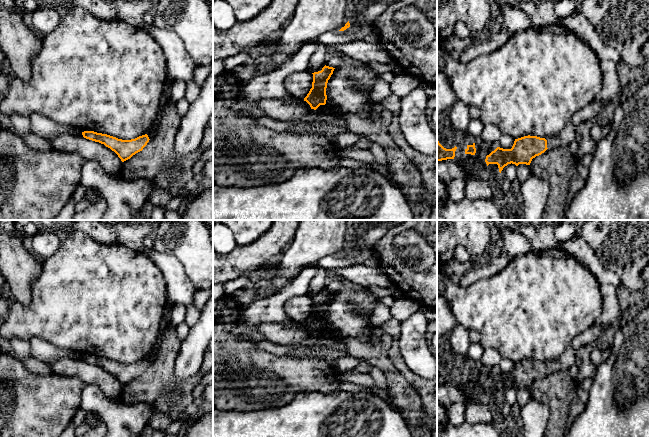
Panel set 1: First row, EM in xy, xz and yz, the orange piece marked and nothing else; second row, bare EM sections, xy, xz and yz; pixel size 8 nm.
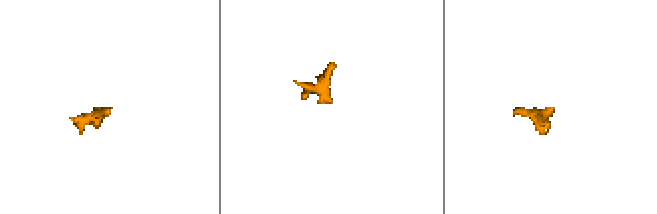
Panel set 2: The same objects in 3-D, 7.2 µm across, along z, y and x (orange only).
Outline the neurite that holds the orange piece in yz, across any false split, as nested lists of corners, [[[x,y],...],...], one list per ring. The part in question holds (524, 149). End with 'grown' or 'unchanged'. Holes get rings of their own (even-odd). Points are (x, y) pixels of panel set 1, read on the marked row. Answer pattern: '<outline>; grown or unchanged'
[[[570,122],[560,133],[547,139],[528,135],[515,139],[511,149],[497,147],[486,156],[485,162],[487,166],[497,164],[500,173],[505,166],[511,163],[516,166],[530,165],[533,158],[541,155],[547,149],[568,147],[571,142],[575,141],[576,135],[576,126]]]; grown

